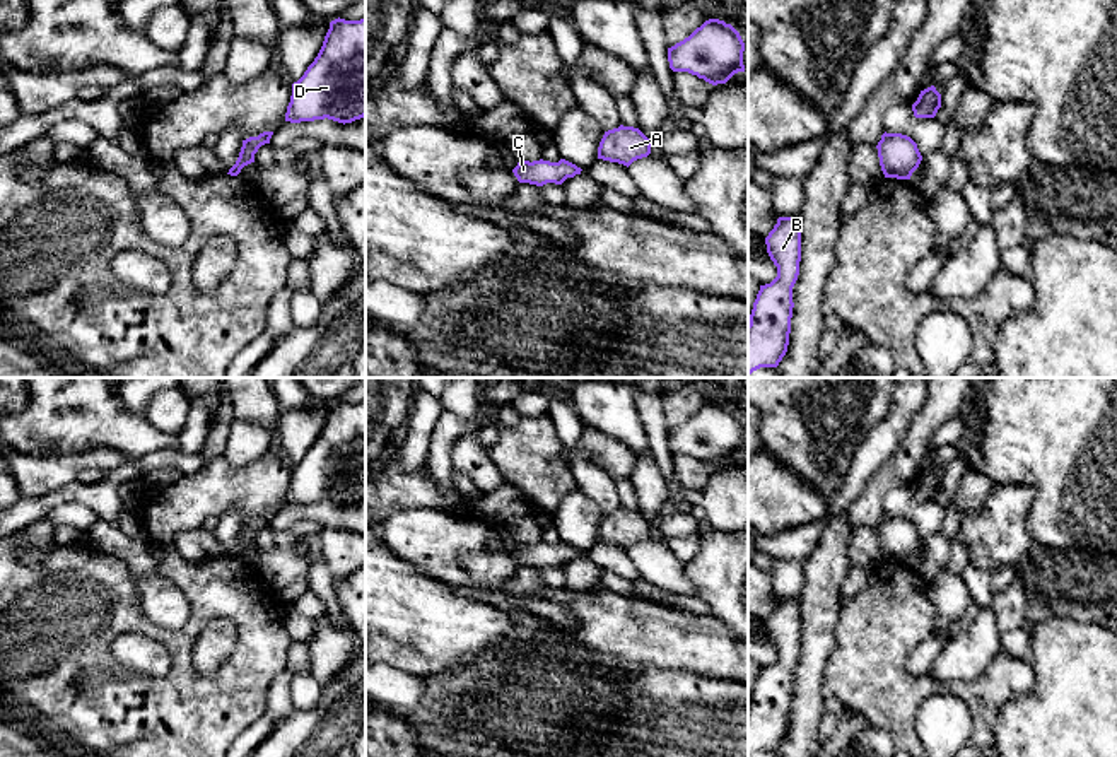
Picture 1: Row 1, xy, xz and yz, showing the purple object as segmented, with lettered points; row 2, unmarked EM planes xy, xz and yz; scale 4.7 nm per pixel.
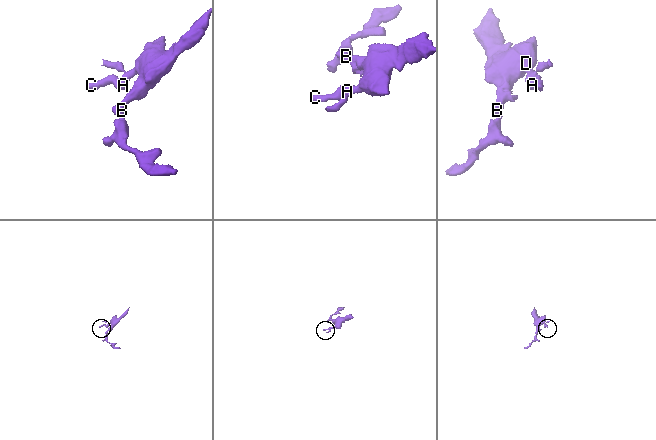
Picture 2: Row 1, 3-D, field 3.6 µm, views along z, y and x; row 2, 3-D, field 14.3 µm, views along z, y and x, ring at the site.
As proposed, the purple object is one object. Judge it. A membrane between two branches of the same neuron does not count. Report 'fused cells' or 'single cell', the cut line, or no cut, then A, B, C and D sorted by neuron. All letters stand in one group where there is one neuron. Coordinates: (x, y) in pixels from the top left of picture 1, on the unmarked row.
single cell; cut none; groups A B C D

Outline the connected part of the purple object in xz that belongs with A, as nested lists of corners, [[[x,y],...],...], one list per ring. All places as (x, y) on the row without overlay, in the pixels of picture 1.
[[[623,508],[605,514],[598,530],[598,542],[618,545],[627,550],[649,537],[649,521],[639,511]]]

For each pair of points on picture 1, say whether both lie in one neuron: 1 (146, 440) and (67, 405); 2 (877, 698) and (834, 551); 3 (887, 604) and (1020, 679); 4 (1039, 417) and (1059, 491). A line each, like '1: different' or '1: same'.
1: same
2: different
3: same
4: same

